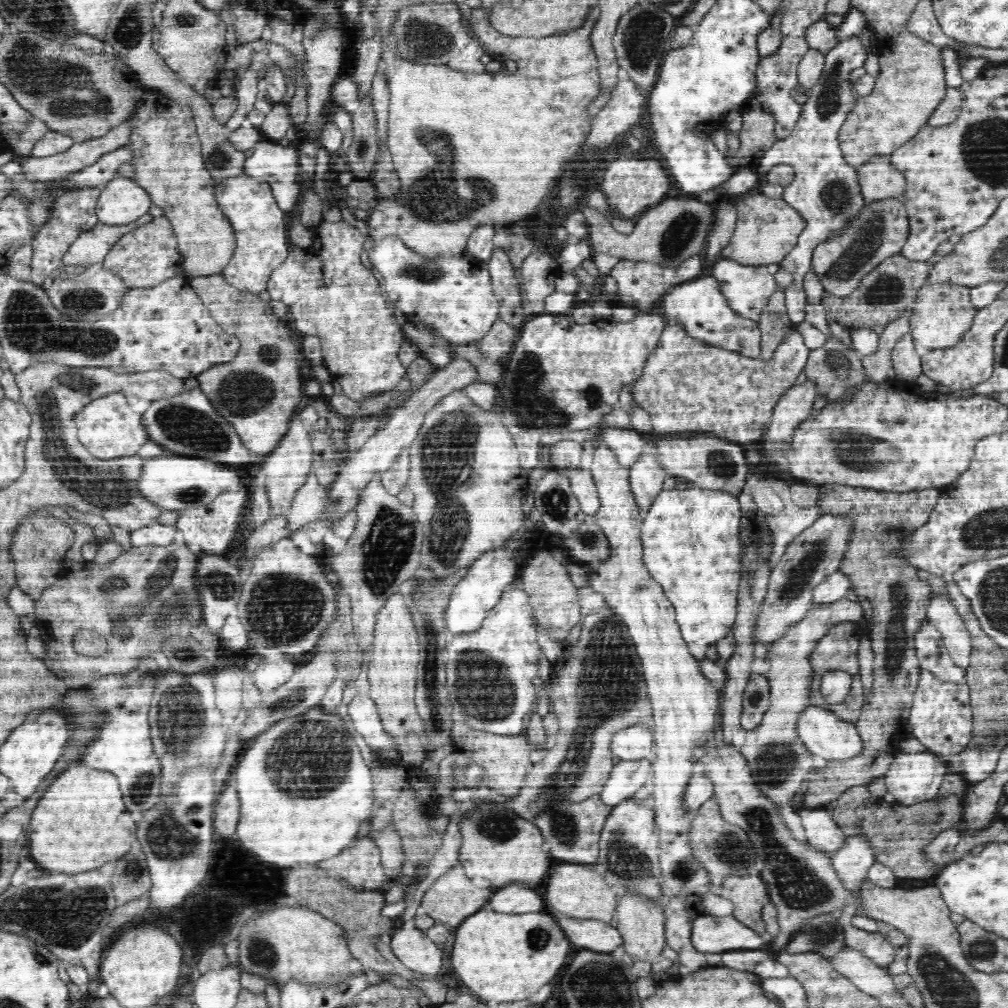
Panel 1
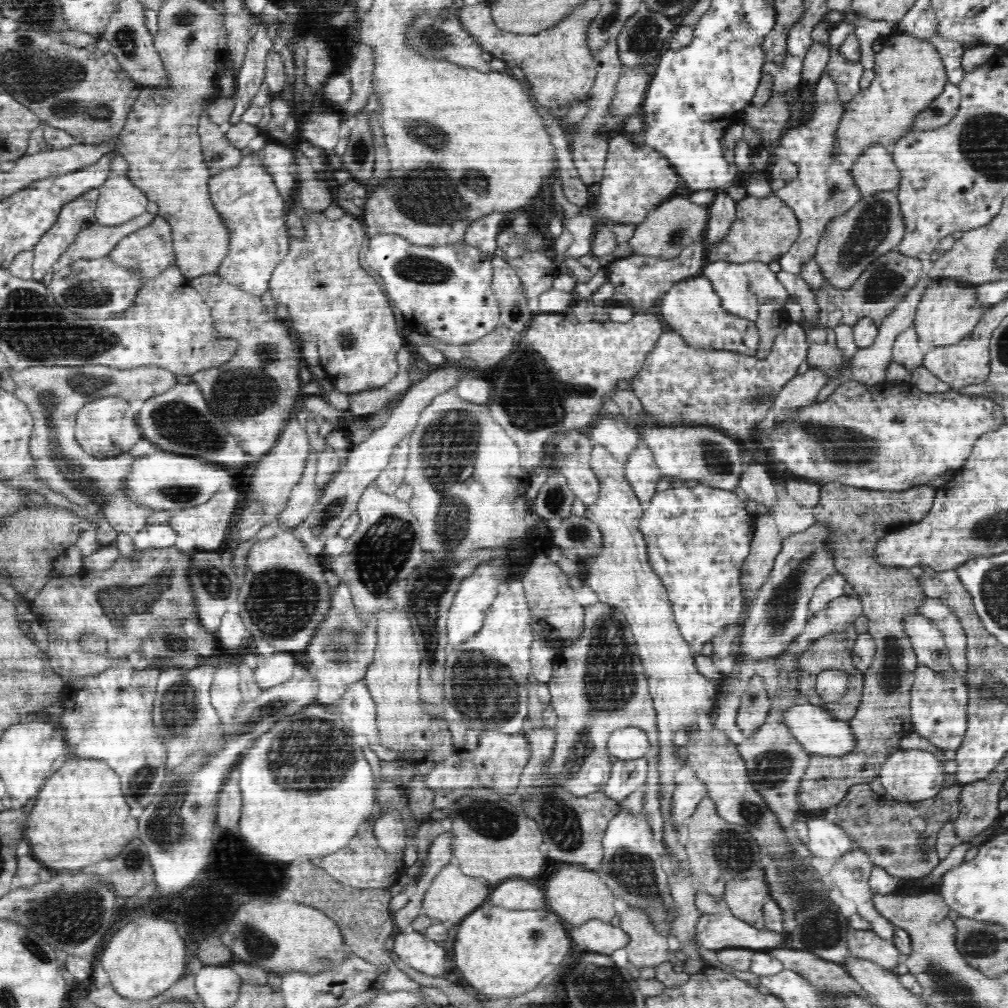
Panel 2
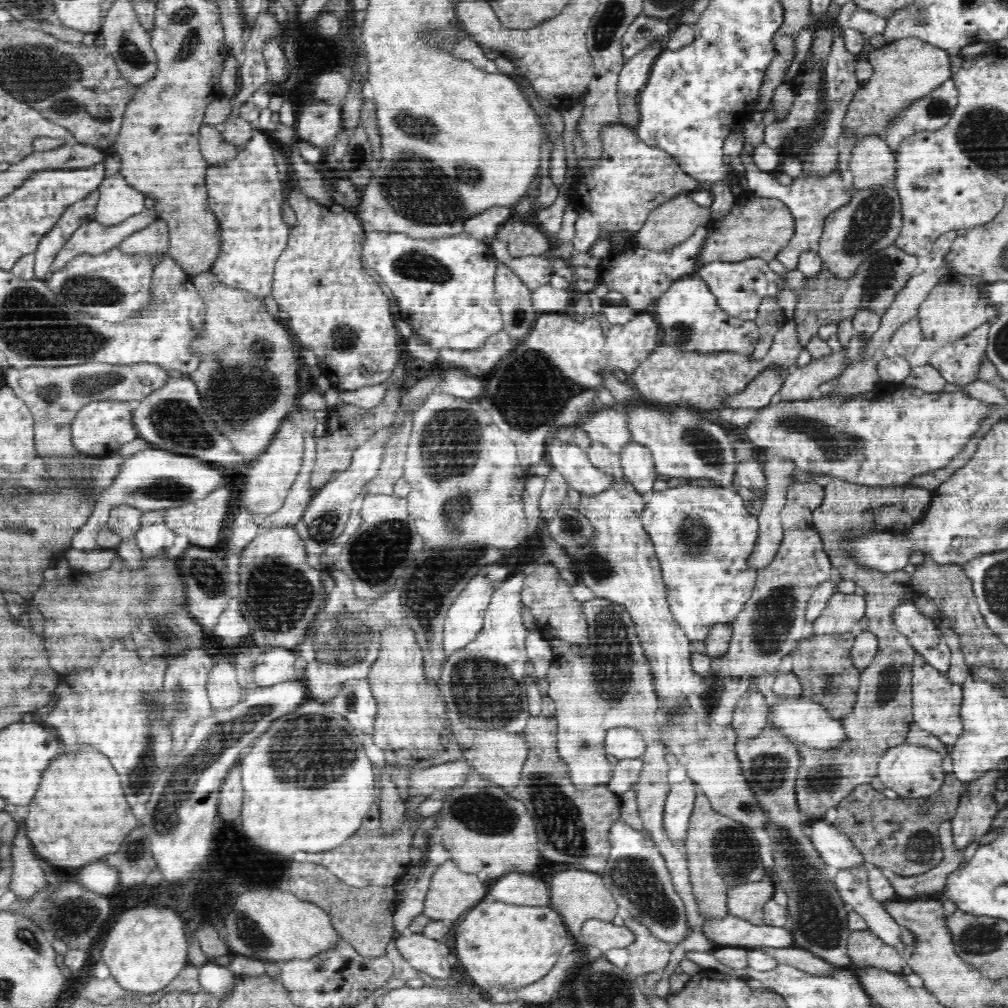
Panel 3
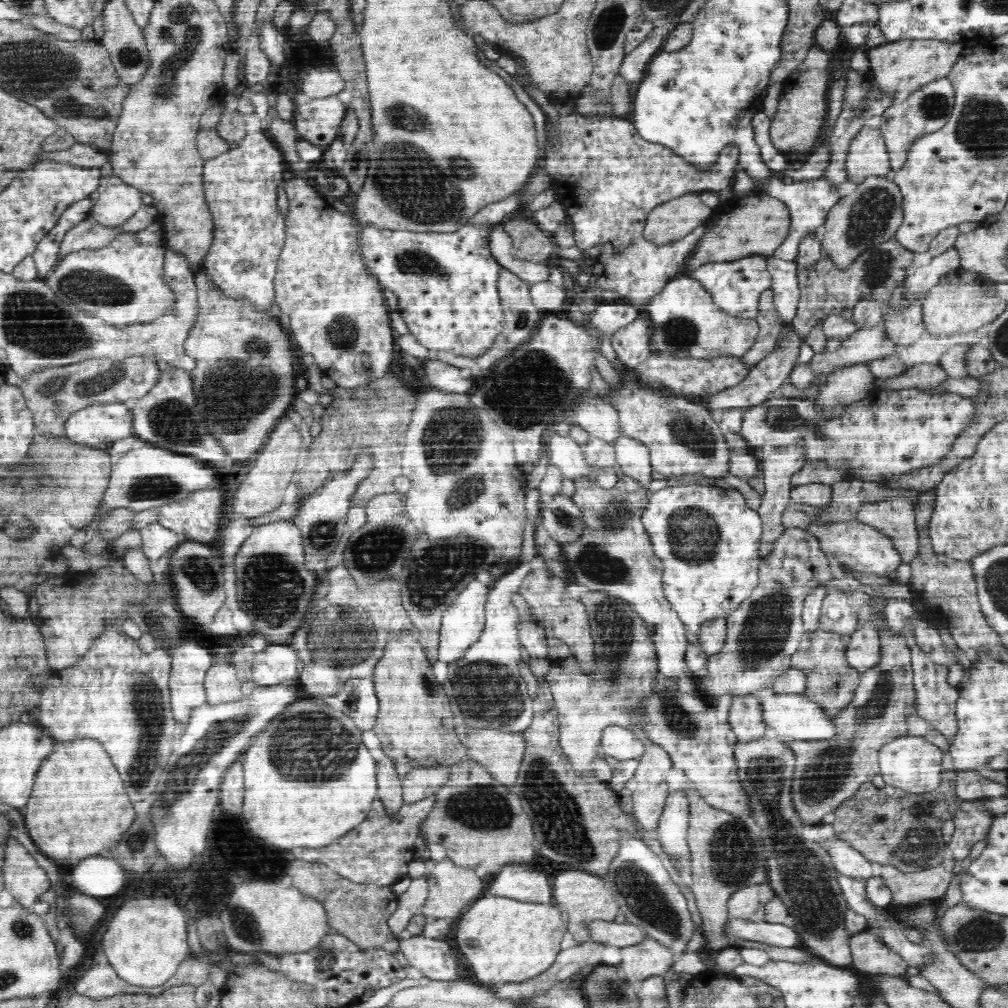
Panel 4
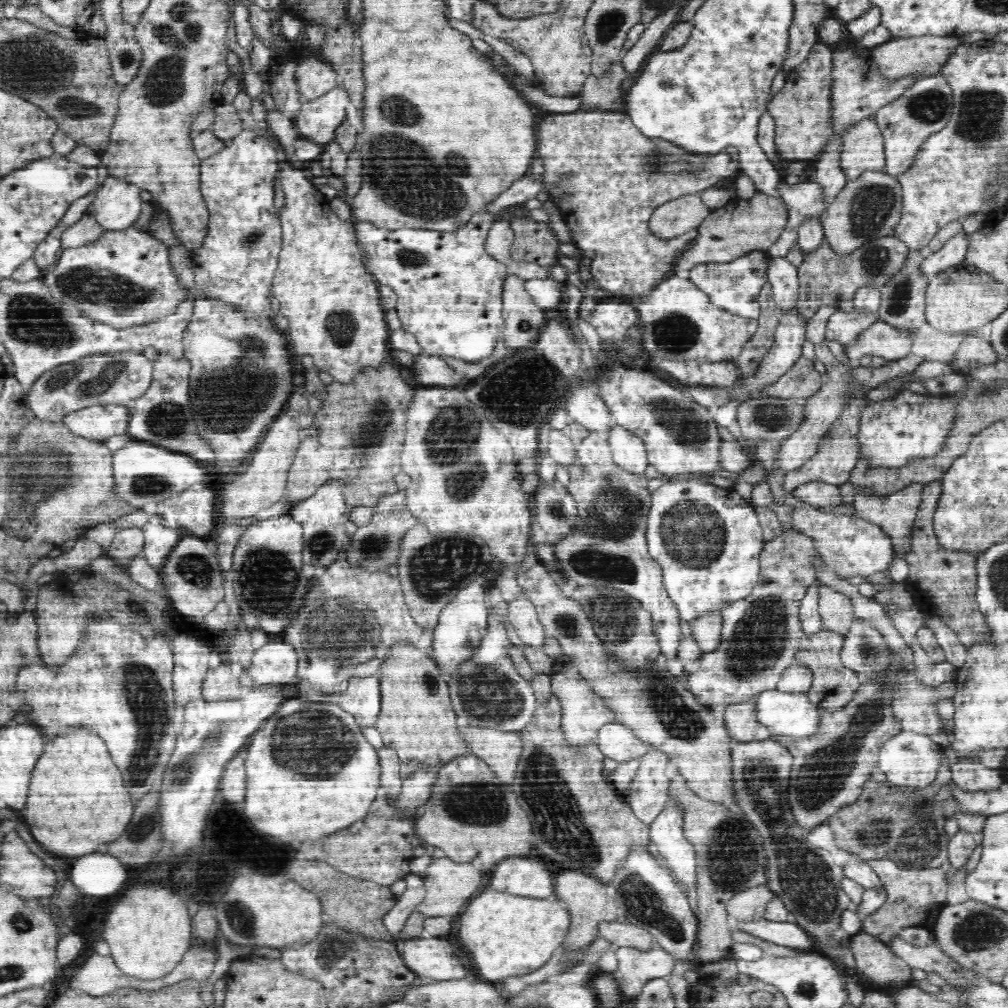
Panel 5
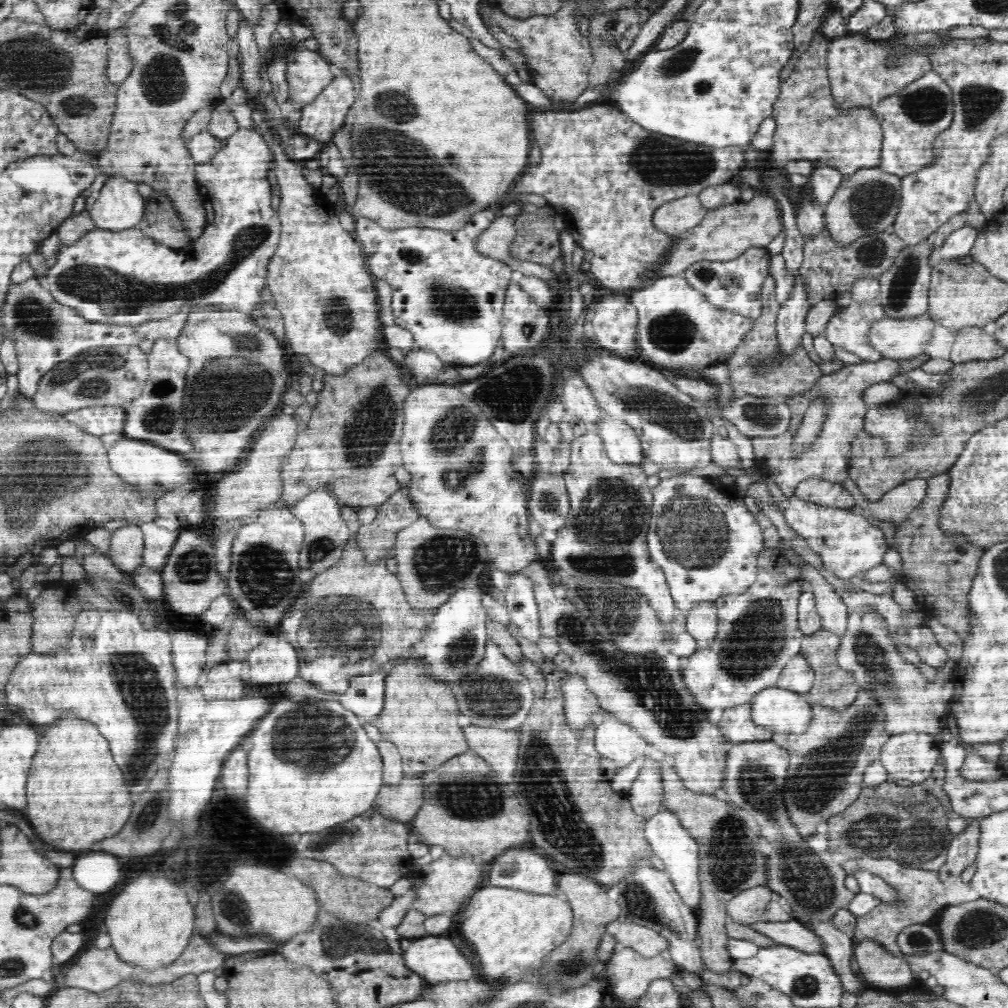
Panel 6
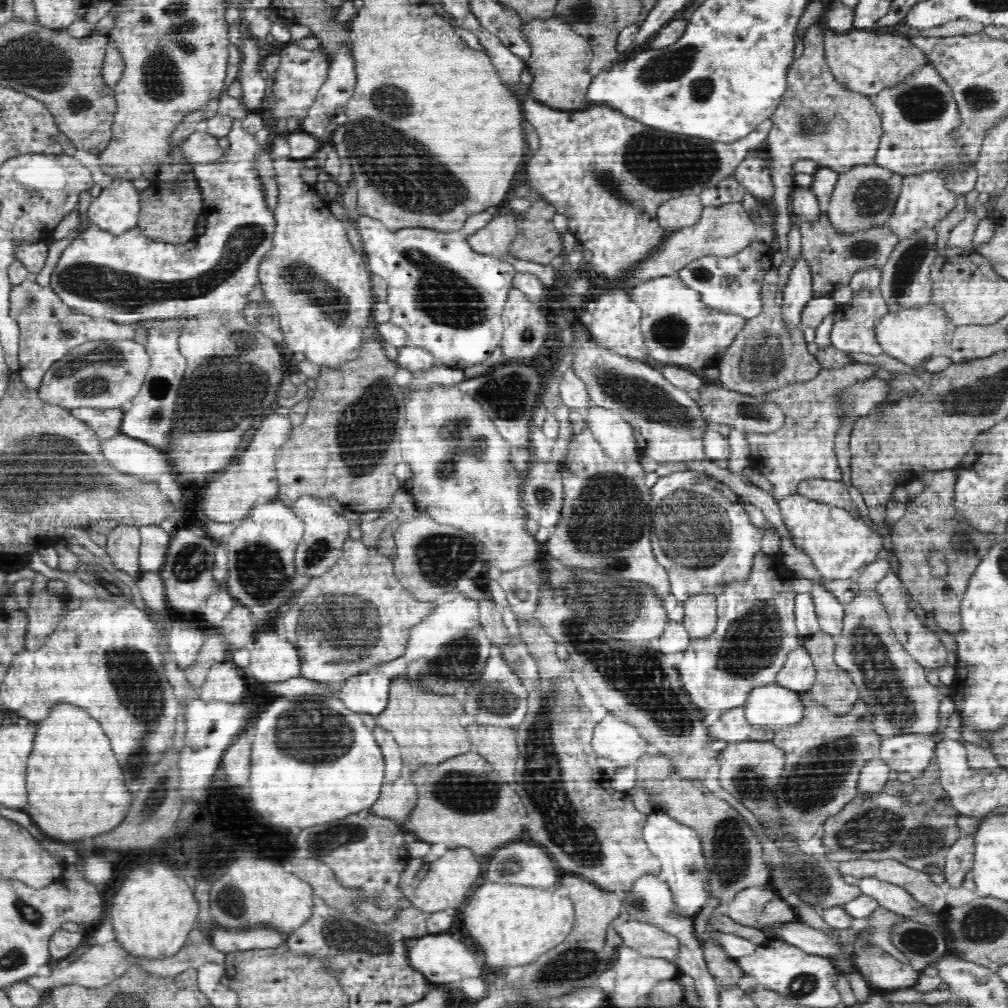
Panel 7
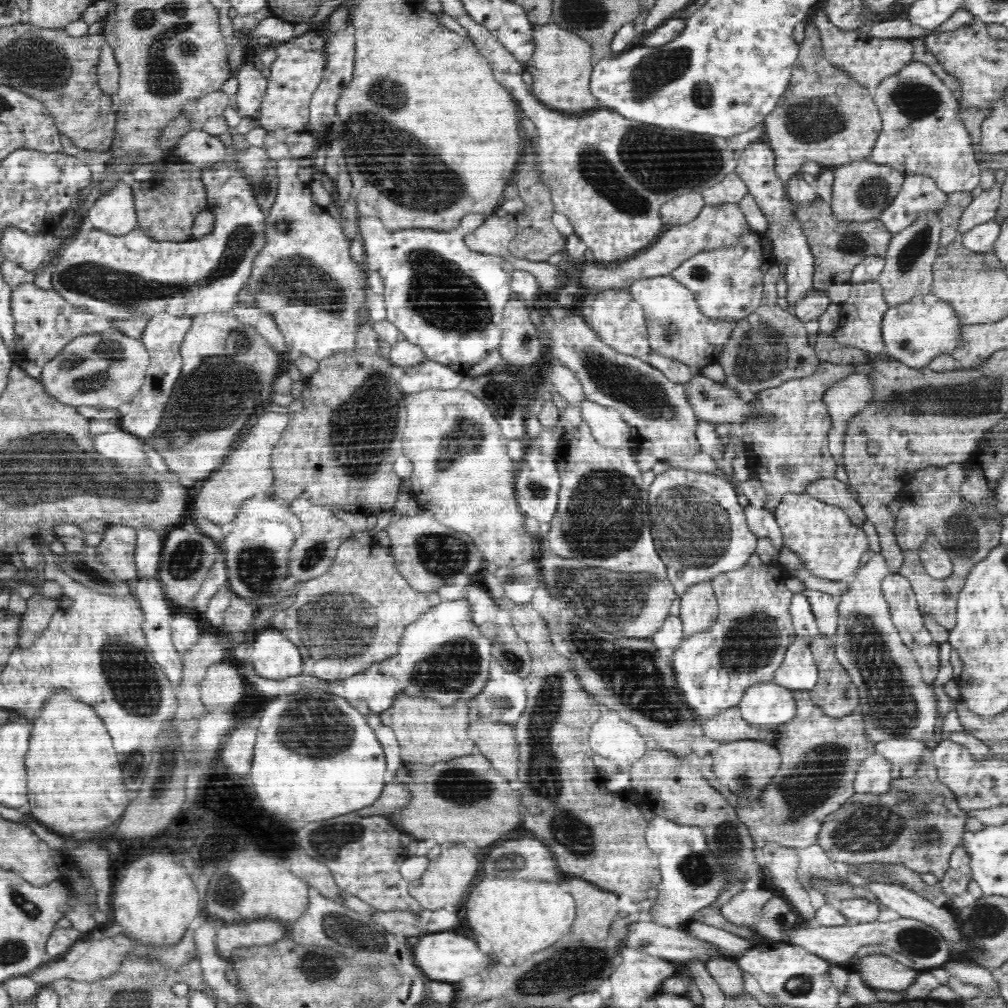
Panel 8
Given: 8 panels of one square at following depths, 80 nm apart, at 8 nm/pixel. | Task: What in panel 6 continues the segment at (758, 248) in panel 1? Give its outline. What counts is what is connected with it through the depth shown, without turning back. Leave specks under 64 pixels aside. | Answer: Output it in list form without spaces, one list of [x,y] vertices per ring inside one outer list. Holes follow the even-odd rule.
[[[758,192],[750,202],[738,200],[732,204],[707,209],[706,216],[698,226],[684,232],[677,240],[667,258],[658,266],[655,277],[675,276],[701,261],[727,262],[738,259],[745,250],[753,247],[768,247],[782,232],[782,213],[777,200],[767,192]]]

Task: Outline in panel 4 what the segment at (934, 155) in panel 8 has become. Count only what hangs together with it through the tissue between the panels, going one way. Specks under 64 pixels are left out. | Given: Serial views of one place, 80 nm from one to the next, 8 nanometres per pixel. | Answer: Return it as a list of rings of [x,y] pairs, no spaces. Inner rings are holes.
[[[948,77],[935,79],[928,82],[920,90],[914,91],[901,103],[892,104],[882,112],[879,129],[884,137],[888,155],[890,155],[891,174],[896,172],[904,164],[906,153],[910,143],[923,134],[933,133],[940,130],[950,118],[954,108],[954,87]]]

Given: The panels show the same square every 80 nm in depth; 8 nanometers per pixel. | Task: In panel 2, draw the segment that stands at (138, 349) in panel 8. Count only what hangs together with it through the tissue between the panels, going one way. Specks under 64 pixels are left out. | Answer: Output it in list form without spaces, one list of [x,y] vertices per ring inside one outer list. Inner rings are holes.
[[[41,365],[11,370],[11,378],[14,379],[15,395],[27,405],[34,419],[29,451],[33,456],[37,480],[50,490],[64,494],[70,502],[96,514],[102,513],[117,532],[133,534],[142,530],[152,510],[138,506],[122,494],[122,482],[126,482],[126,474],[130,474],[130,462],[134,462],[134,456],[124,453],[114,458],[96,458],[86,453],[76,441],[75,420],[77,412],[85,404],[111,396],[129,401],[132,411],[138,415],[145,400],[164,394],[178,382],[176,375],[156,366],[119,370],[103,365]]]

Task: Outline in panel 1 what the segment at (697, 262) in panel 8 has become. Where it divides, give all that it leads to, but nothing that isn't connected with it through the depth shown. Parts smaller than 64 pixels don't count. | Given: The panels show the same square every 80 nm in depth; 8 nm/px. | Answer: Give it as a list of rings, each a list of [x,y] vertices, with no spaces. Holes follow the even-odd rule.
[[[721,259],[710,268],[709,275],[718,281],[720,294],[727,299],[730,309],[757,323],[763,308],[767,306],[773,294],[779,290],[774,275],[768,273],[766,265],[747,266],[732,260]]]

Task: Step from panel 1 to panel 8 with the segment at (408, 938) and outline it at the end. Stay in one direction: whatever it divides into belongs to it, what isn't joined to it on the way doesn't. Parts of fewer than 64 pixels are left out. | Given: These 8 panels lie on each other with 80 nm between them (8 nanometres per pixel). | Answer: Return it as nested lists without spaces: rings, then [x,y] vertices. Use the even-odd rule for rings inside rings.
[[[452,932],[426,933],[419,937],[419,942],[412,949],[415,965],[420,967],[430,981],[440,980],[454,985],[466,976],[481,974],[494,962],[488,954],[480,952],[476,941],[466,936],[456,936]]]

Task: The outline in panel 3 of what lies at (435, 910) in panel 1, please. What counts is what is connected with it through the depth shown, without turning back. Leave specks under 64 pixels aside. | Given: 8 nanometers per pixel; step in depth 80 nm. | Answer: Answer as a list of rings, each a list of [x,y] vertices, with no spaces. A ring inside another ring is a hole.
[[[444,862],[431,878],[423,914],[431,920],[456,920],[470,906],[474,907],[487,896],[487,887],[476,874],[466,874],[454,862]]]

